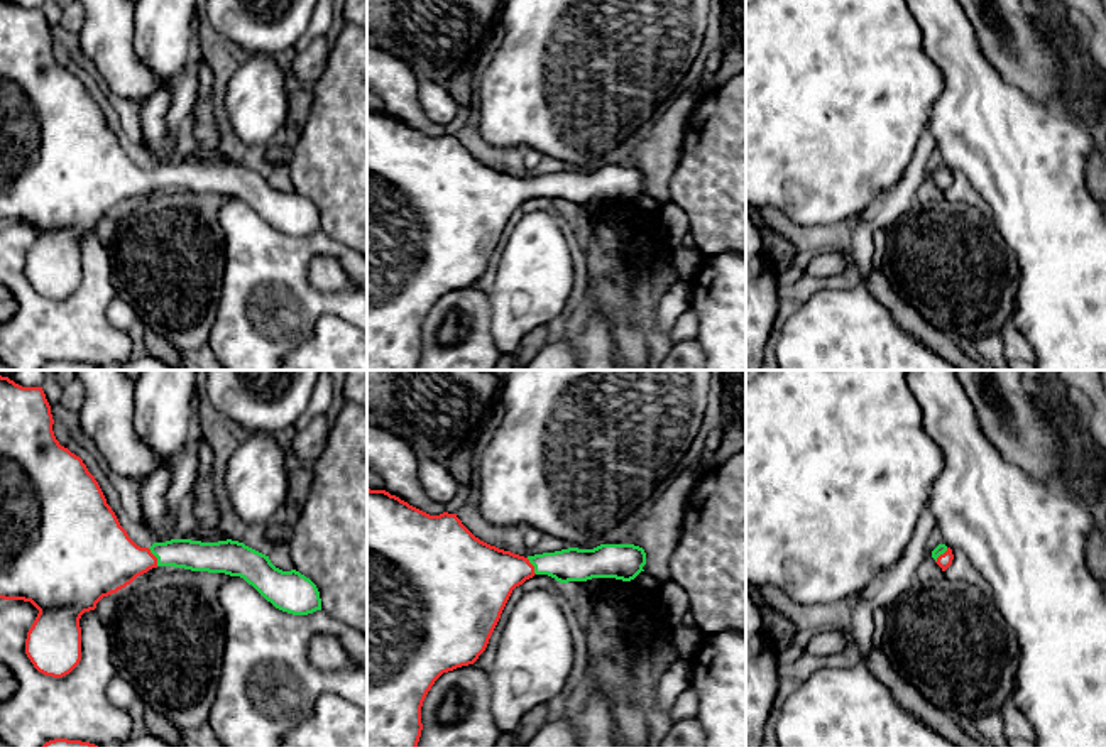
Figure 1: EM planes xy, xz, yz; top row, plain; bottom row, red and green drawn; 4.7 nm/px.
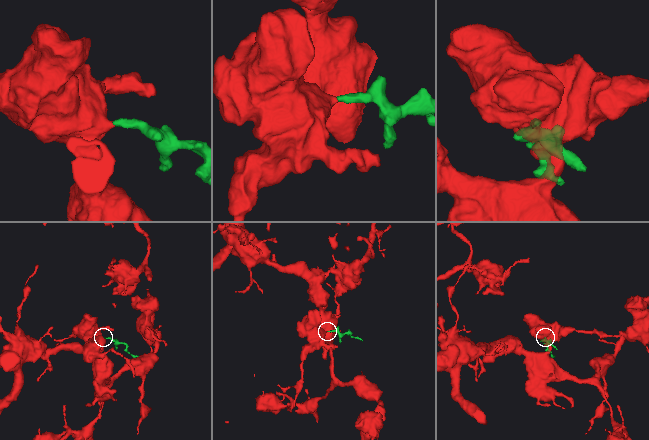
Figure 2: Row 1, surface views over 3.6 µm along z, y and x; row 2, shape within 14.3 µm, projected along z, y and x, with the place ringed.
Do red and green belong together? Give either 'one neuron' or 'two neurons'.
one neuron

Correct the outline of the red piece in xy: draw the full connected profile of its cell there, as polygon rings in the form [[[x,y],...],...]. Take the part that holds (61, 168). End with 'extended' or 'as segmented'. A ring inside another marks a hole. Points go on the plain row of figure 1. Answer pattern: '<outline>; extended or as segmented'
[[[0,0],[0,220],[30,223],[39,232],[25,260],[25,275],[39,294],[52,299],[69,296],[81,282],[81,237],[95,232],[103,218],[117,215],[157,188],[240,198],[276,230],[293,237],[321,232],[320,213],[309,199],[296,191],[276,189],[269,177],[244,164],[171,161],[151,169],[137,167],[120,147],[83,81],[59,66],[52,46],[42,8],[22,8],[10,0]]]; extended

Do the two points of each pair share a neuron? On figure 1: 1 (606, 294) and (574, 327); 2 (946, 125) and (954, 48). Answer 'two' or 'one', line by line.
1: one
2: one

